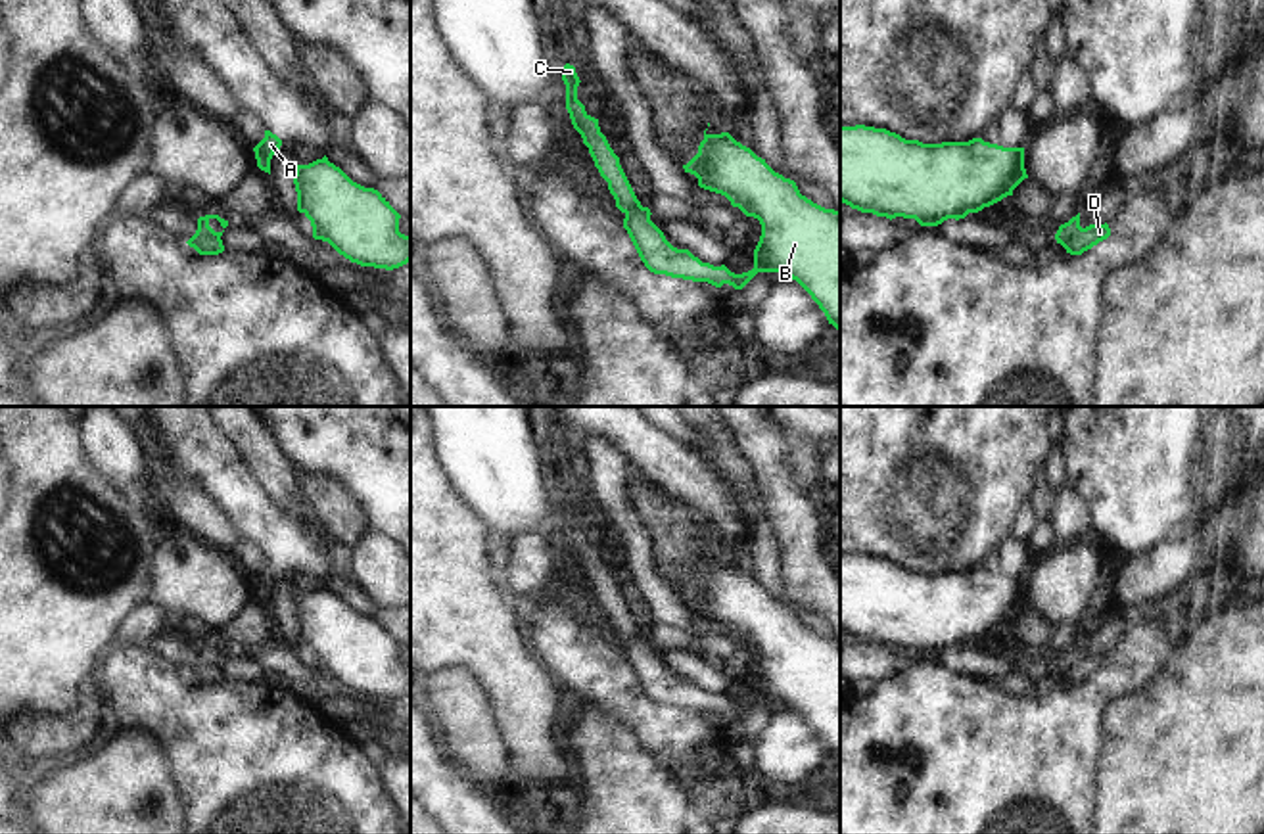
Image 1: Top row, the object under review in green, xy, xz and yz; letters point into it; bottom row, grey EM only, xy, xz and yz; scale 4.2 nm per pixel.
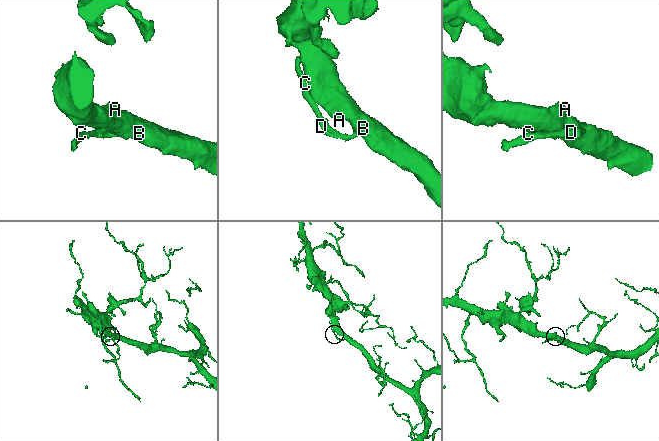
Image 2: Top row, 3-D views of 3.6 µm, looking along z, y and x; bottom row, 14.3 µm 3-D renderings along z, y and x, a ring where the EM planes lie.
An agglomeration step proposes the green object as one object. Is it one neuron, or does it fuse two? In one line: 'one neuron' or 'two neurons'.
two neurons

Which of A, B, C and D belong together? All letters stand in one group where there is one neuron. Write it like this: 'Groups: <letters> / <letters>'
Groups: A B D / C

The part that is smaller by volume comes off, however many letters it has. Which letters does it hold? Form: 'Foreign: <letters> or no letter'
Foreign: C

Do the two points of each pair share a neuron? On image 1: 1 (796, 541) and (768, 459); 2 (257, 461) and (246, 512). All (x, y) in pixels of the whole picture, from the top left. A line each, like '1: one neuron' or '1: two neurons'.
1: one neuron
2: two neurons

